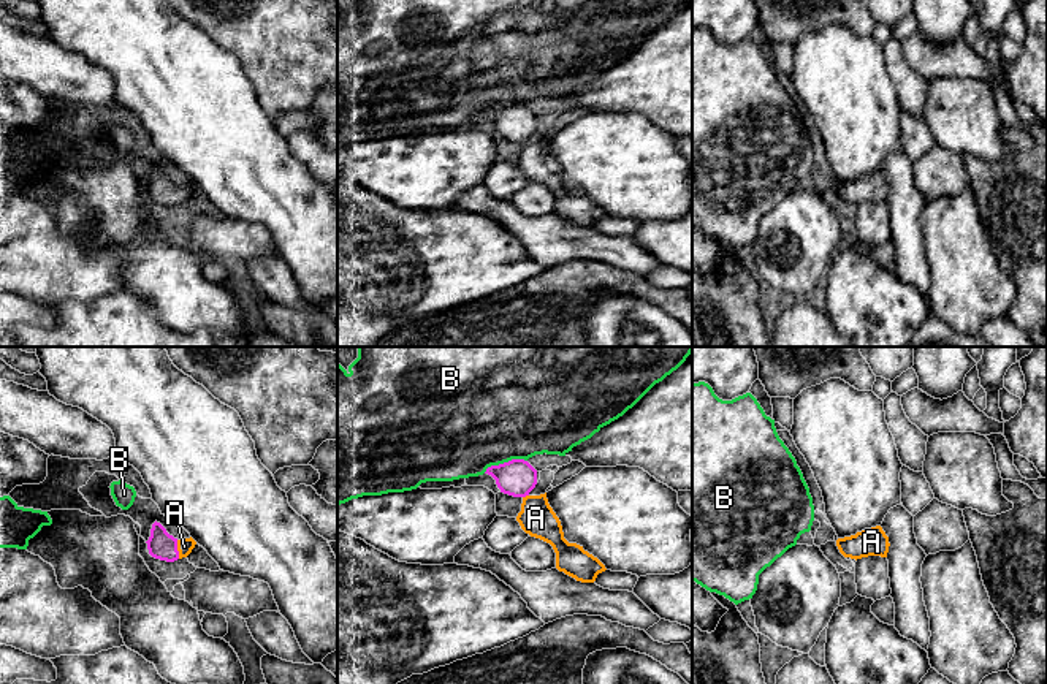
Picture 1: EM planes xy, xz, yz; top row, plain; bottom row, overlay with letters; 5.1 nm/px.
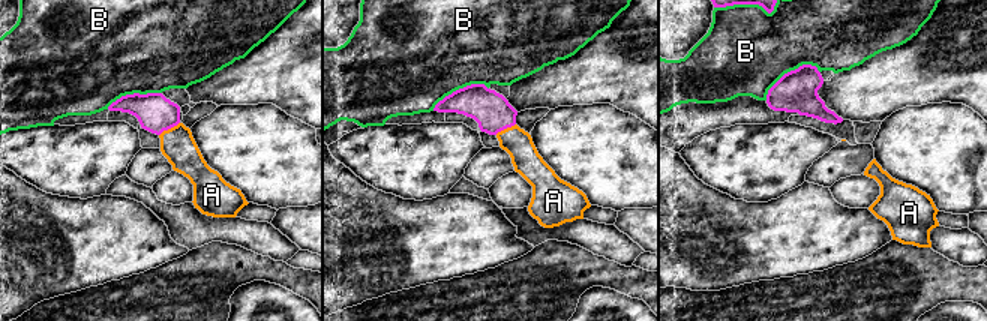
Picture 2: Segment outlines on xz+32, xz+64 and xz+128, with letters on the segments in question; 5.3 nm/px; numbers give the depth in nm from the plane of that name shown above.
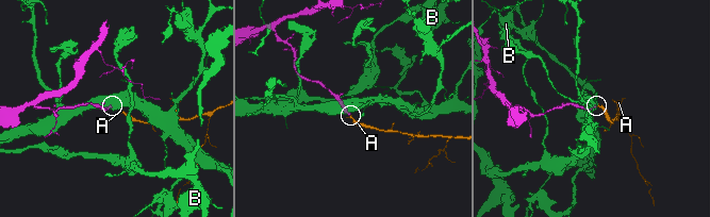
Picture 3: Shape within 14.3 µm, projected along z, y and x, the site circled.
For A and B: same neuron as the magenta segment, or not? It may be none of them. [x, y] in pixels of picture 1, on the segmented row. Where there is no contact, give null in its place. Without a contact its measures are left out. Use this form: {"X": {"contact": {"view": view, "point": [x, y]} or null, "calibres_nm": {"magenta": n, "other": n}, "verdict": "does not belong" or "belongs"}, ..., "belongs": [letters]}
{"A": {"contact": {"view": "xy", "point": [176, 550]}, "calibres_nm": {"magenta": 140, "other": 80}, "verdict": "belongs"}, "B": {"contact": {"view": "xz", "point": [504, 463]}, "calibres_nm": {"magenta": 190, "other": 500}, "verdict": "does not belong"}, "belongs": ["A"]}

